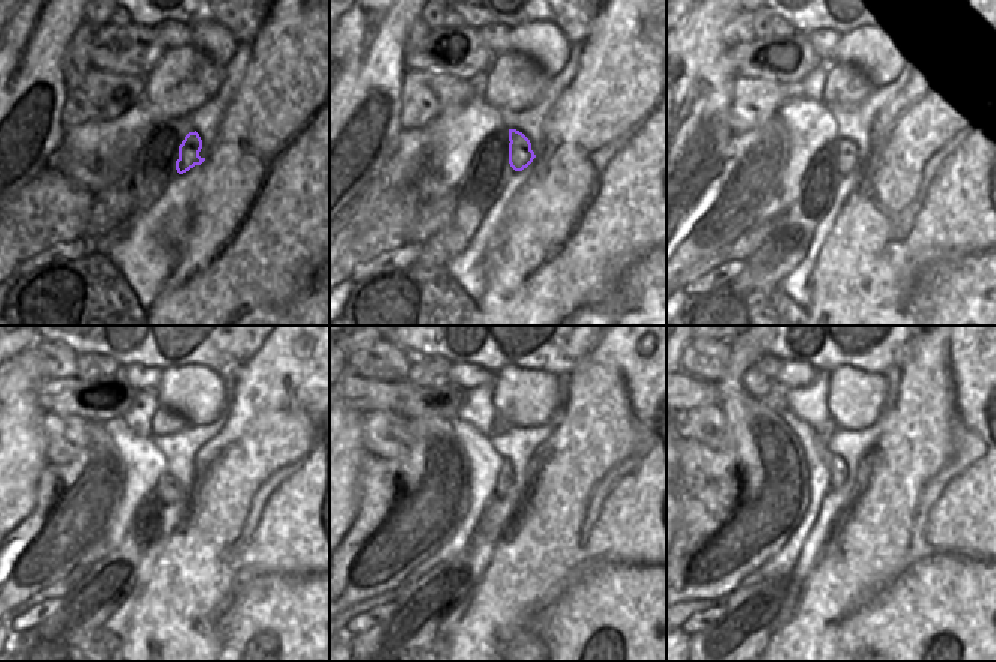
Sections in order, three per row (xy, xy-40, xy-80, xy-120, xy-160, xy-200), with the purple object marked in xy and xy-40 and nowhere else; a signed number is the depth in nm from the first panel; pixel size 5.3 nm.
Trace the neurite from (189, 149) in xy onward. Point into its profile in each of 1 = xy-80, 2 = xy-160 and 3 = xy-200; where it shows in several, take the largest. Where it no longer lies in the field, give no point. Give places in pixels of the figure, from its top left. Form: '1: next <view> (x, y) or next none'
1: next xy-80 (846, 153)
2: next xy-160 (504, 481)
3: next xy-200 (837, 469)

